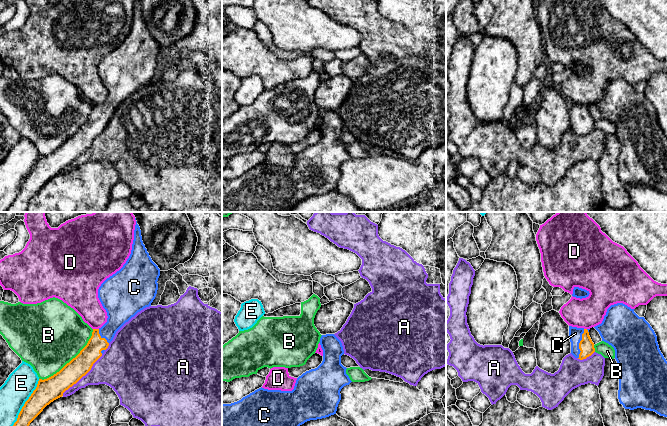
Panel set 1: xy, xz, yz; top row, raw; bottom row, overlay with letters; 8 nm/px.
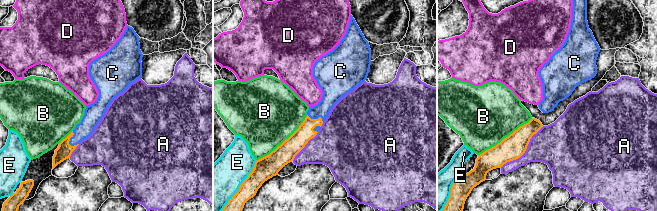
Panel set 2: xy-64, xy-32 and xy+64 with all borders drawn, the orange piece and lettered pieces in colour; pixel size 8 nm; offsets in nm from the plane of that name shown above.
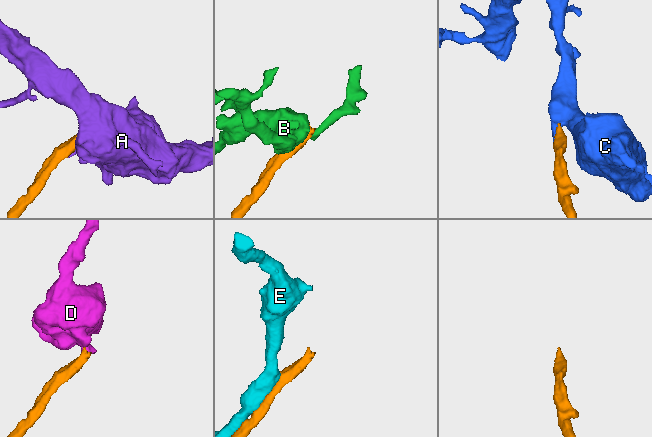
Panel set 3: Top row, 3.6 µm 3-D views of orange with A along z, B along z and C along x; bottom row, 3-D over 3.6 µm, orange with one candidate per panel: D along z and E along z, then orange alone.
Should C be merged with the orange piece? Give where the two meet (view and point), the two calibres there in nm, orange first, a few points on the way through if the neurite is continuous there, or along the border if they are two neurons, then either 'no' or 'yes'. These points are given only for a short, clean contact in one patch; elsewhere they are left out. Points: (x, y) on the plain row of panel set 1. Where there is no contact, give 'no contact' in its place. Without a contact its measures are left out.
contact yz (579, 120); calibres 120 and 100 nm; way yz (586, 122), (579, 120), (579, 113), (575, 109); yes

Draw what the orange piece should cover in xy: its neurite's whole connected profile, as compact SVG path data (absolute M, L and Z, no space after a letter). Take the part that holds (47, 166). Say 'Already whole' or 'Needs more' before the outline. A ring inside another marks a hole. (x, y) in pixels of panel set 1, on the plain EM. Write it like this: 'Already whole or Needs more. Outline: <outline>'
Needs more. Outline: M135 1L134 16L129 34L123 43L107 54L98 65L98 74L107 88L107 98L99 105L93 105L92 112L80 129L67 139L59 148L47 155L39 155L36 165L22 183L17 197L5 212L26 212L30 199L54 176L76 160L92 144L93 140L102 132L113 116L116 108L138 88L151 79L158 66L160 45L152 37L142 17L141 6Z

